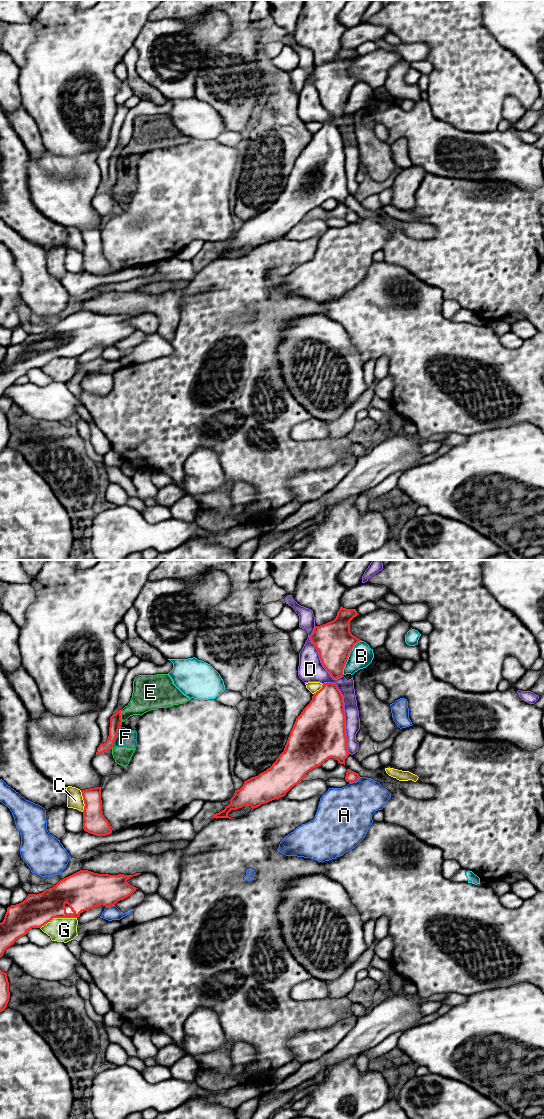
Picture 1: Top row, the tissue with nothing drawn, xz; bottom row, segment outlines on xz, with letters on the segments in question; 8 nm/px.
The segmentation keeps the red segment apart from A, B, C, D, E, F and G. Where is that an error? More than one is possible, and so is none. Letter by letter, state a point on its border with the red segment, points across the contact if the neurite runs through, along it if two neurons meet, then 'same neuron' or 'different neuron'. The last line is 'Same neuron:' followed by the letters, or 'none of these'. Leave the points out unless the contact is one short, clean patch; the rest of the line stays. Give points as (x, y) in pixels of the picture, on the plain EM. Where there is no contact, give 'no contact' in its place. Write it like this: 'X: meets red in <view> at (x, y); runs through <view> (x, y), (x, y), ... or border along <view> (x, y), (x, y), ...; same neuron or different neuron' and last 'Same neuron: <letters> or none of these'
A: meets red in xz at (354, 221); different neuron
B: meets red in xz at (348, 96); different neuron
C: meets red in xz at (84, 241); different neuron
D: meets red in xz at (343, 153); different neuron
E: meets red in xz at (120, 156); different neuron
F: meets red in xz at (116, 176); border along xz (120, 166), (113, 185); different neuron
G: meets red in xz at (58, 357); border along xz (76, 357), (53, 357), (40, 368); different neuron
Same neuron: none of these

